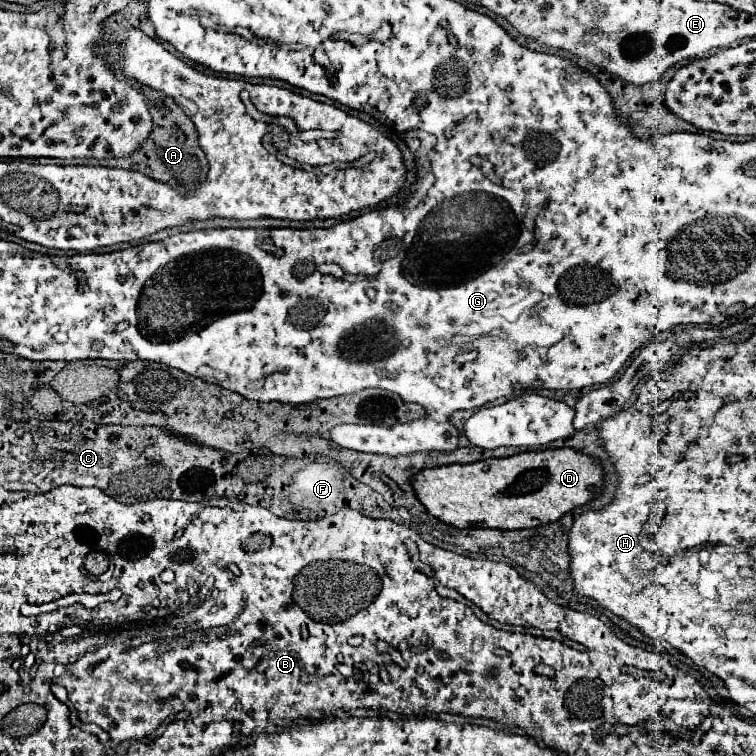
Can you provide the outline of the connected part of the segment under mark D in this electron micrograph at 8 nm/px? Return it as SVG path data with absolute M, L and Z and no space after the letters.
M572 448L558 450L534 450L522 452L508 458L488 458L470 464L450 464L438 468L424 468L410 478L416 498L422 506L454 528L498 528L498 530L520 530L548 524L564 516L576 506L590 502L602 486L602 468L594 458L576 452Z

